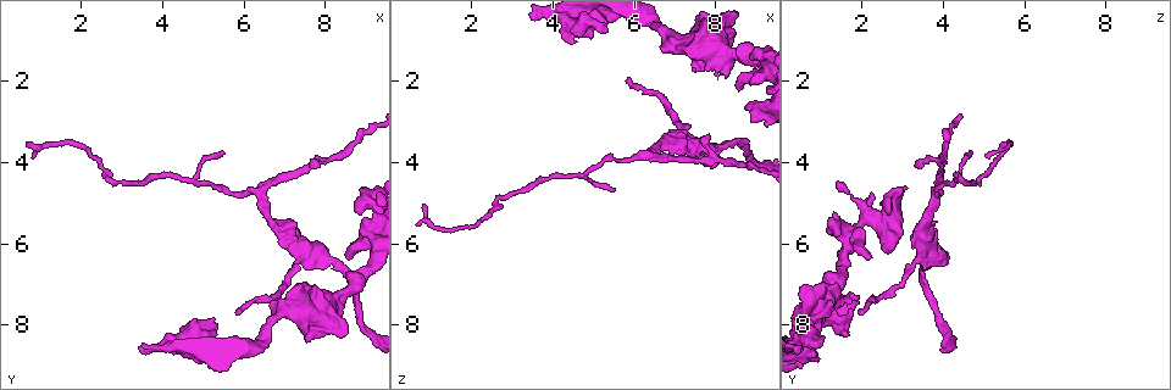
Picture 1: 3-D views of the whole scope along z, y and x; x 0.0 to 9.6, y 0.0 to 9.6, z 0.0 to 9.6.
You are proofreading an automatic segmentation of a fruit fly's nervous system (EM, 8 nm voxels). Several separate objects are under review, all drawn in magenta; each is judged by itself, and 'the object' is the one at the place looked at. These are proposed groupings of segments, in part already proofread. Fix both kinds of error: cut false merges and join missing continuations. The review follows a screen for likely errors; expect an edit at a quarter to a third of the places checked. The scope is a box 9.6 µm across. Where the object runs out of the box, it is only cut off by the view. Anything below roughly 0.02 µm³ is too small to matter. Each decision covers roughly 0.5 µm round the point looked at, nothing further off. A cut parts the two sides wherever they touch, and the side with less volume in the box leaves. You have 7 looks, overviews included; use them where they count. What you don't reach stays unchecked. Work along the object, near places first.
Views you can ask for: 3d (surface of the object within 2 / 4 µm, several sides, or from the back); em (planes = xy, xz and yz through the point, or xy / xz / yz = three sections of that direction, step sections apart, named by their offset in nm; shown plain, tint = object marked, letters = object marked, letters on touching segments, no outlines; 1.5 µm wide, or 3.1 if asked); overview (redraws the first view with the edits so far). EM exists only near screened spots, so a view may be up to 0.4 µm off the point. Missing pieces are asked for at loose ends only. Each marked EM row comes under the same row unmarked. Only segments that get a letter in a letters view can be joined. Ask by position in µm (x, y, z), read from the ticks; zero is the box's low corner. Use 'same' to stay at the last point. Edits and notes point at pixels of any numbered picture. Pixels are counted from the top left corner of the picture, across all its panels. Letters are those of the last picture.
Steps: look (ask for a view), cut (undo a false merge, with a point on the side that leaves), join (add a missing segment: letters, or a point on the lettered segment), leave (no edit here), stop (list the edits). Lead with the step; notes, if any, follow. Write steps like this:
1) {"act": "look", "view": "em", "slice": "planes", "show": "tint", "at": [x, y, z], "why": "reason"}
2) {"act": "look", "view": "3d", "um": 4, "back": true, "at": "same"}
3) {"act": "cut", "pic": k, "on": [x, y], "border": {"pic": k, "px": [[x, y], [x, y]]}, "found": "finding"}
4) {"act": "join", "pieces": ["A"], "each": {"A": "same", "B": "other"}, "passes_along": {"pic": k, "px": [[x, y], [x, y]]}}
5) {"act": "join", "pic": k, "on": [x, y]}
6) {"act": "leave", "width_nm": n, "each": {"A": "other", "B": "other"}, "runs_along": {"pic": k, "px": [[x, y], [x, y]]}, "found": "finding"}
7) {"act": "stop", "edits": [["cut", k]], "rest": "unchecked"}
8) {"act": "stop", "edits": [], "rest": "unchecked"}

{"act": "look", "view": "em", "slice": "planes", "show": "letters", "at": [0.90, 3.80, 5.05], "why": "branch stops here"}

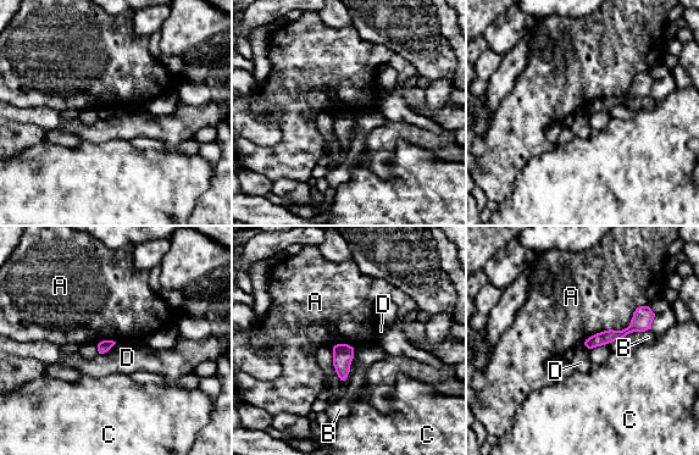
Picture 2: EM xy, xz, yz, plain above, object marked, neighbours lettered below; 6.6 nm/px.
{"act": "leave", "width_nm": 80, "each": {"A": "other", "B": "other", "C": "other", "D": "other"}, "found": "no lettered segment goes on from it"}

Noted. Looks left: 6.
{"act": "look", "view": "3d", "um": 4, "at": [8.35, 6.55, 3.60], "why": "sudden change in width"}

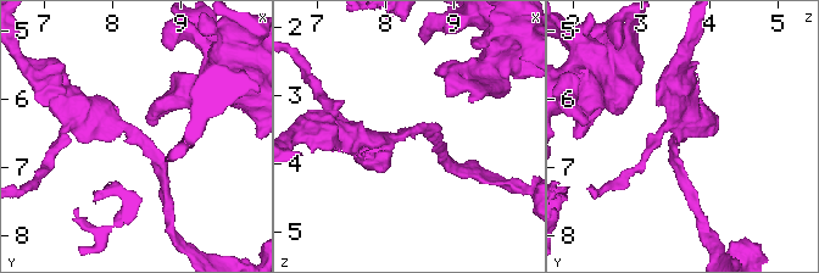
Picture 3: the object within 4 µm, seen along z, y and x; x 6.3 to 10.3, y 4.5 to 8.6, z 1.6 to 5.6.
{"act": "look", "view": "em", "slice": "planes", "show": "letters", "at": [8.35, 6.55, 3.55], "arm_widths_nm": [160, 500], "why": "shape alone is not enough"}

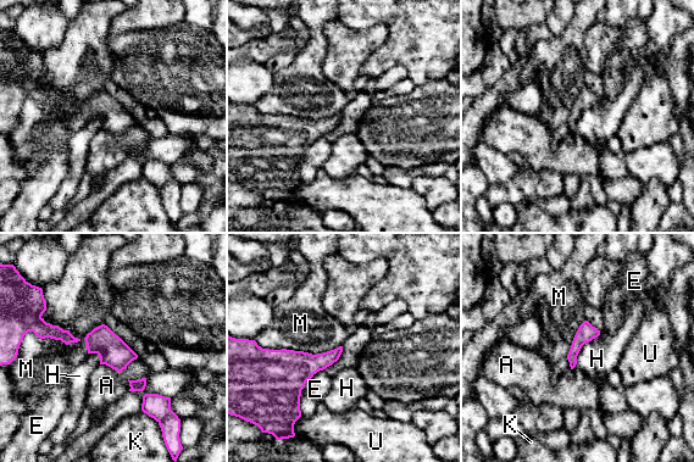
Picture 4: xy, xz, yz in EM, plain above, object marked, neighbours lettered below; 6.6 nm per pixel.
{"act": "leave", "width_nm": 50, "longest_contact_nm": ["M", 550], "each": {"A": "other", "E": "other", "H": "other", "K": "other", "M": "other", "U": "other"}, "found": "one cell here"}

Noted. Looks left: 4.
{"act": "look", "view": "3d", "um": 2, "at": [7.90, 4.05, 3.35], "why": "an open end"}

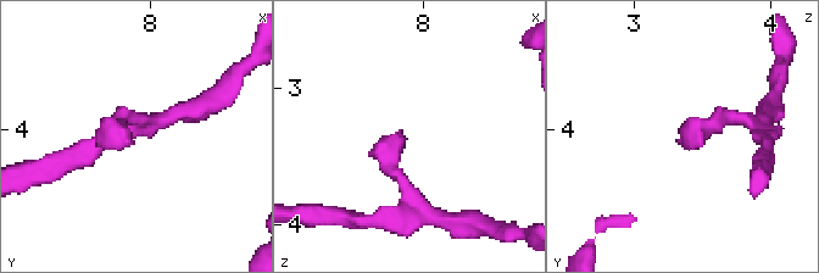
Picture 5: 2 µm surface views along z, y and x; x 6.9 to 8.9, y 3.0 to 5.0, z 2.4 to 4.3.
{"act": "look", "view": "em", "slice": "xy", "step": 8, "show": "letters", "at": [7.84, 4.10, 3.34]}

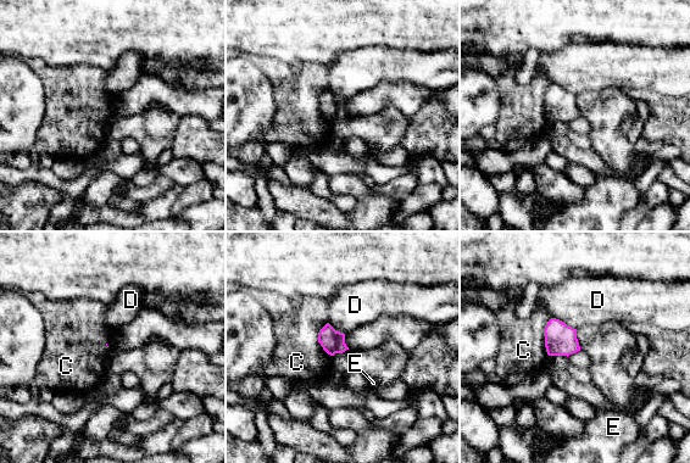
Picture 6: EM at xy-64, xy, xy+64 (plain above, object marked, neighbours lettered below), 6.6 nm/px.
{"act": "look", "view": "em", "slice": "planes", "show": "letters", "at": "same", "why": "another direction"}

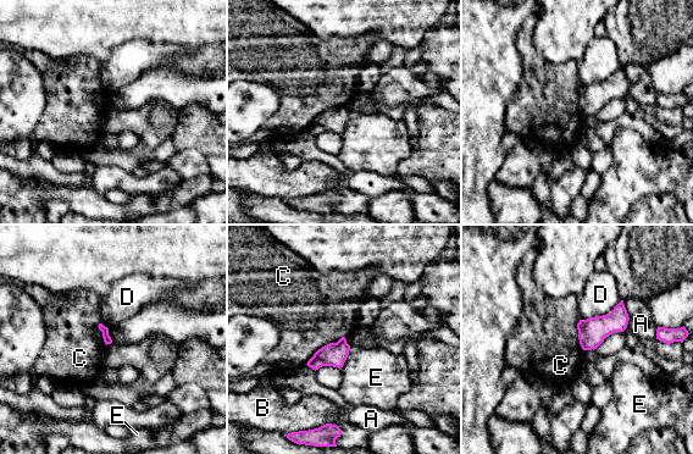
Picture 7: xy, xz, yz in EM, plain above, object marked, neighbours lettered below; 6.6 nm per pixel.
{"act": "leave", "each": {"A": "other", "B": "other", "C": "other", "D": "other", "E": "other"}, "border": {"pic": 7, "px": [[343, 336], [322, 345], [305, 364]]}, "found": "no lettered segment goes on from it"}

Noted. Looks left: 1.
{"act": "stop", "edits": [], "rest": "unchecked"}

